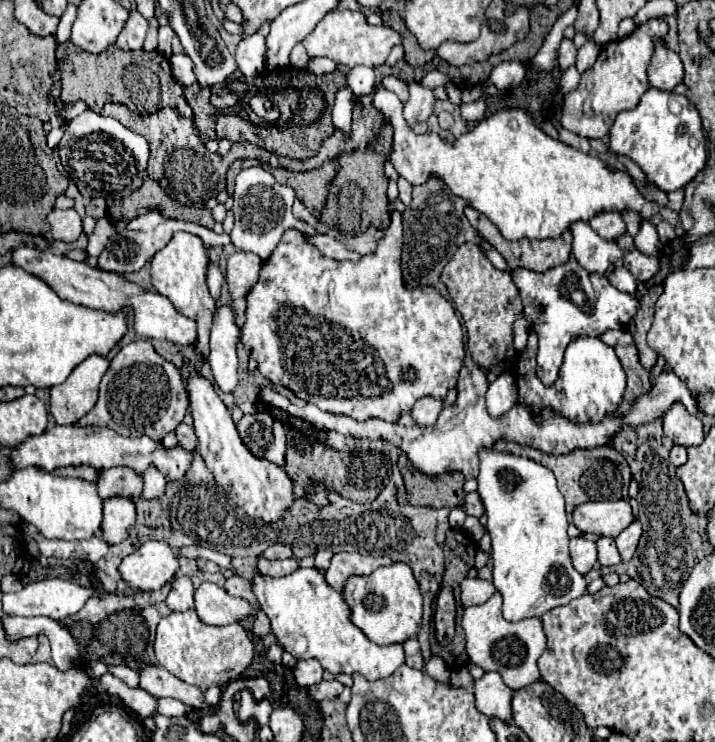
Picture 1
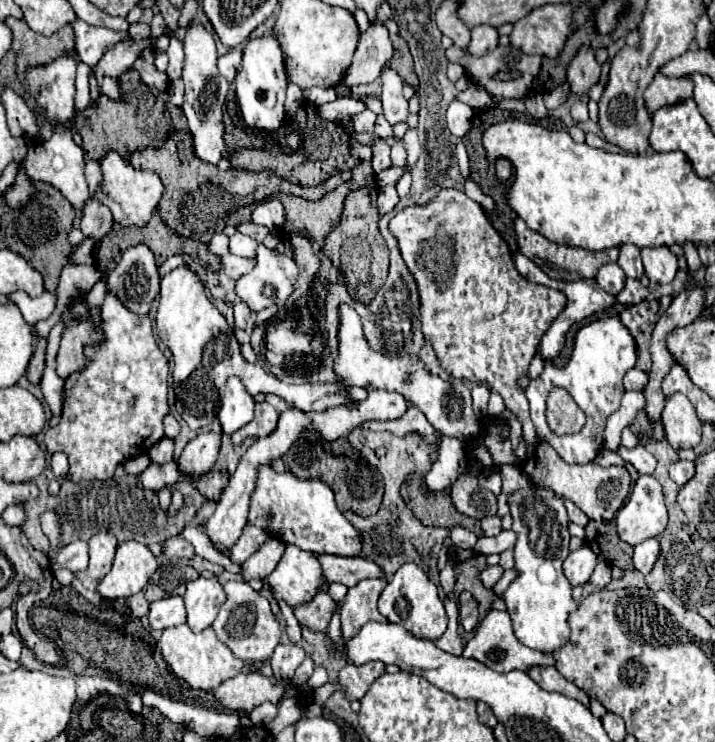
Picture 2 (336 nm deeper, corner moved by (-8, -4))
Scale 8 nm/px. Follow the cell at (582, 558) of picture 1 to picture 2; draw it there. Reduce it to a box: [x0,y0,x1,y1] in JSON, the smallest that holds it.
[564,546,598,586]

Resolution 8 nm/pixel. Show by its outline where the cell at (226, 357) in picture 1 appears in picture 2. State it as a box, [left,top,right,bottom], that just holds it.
[218,378,254,434]

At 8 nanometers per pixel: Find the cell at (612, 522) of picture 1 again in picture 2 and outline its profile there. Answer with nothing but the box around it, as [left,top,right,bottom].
[616,476,668,546]

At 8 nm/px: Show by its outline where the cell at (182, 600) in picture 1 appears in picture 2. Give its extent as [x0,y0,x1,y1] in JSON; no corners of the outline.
[148,596,186,630]

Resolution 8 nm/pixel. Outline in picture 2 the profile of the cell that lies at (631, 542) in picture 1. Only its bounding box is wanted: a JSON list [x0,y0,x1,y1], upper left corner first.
[634,538,660,574]

